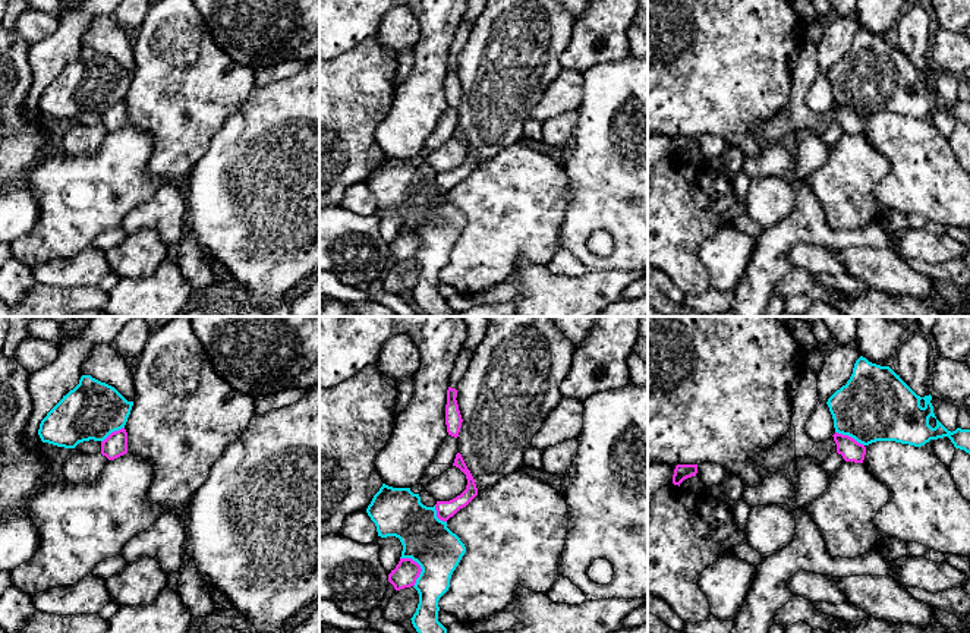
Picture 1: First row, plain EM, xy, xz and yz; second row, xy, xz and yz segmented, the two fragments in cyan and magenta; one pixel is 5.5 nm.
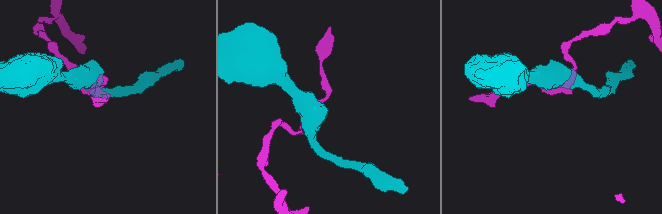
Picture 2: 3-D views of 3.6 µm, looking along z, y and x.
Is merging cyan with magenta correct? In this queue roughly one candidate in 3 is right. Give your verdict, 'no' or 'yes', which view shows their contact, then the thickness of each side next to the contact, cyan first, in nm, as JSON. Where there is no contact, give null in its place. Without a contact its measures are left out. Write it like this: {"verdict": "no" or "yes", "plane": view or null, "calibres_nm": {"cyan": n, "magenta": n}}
{"verdict": "no", "plane": "xz", "calibres_nm": {"cyan": 260, "magenta": 140}}

